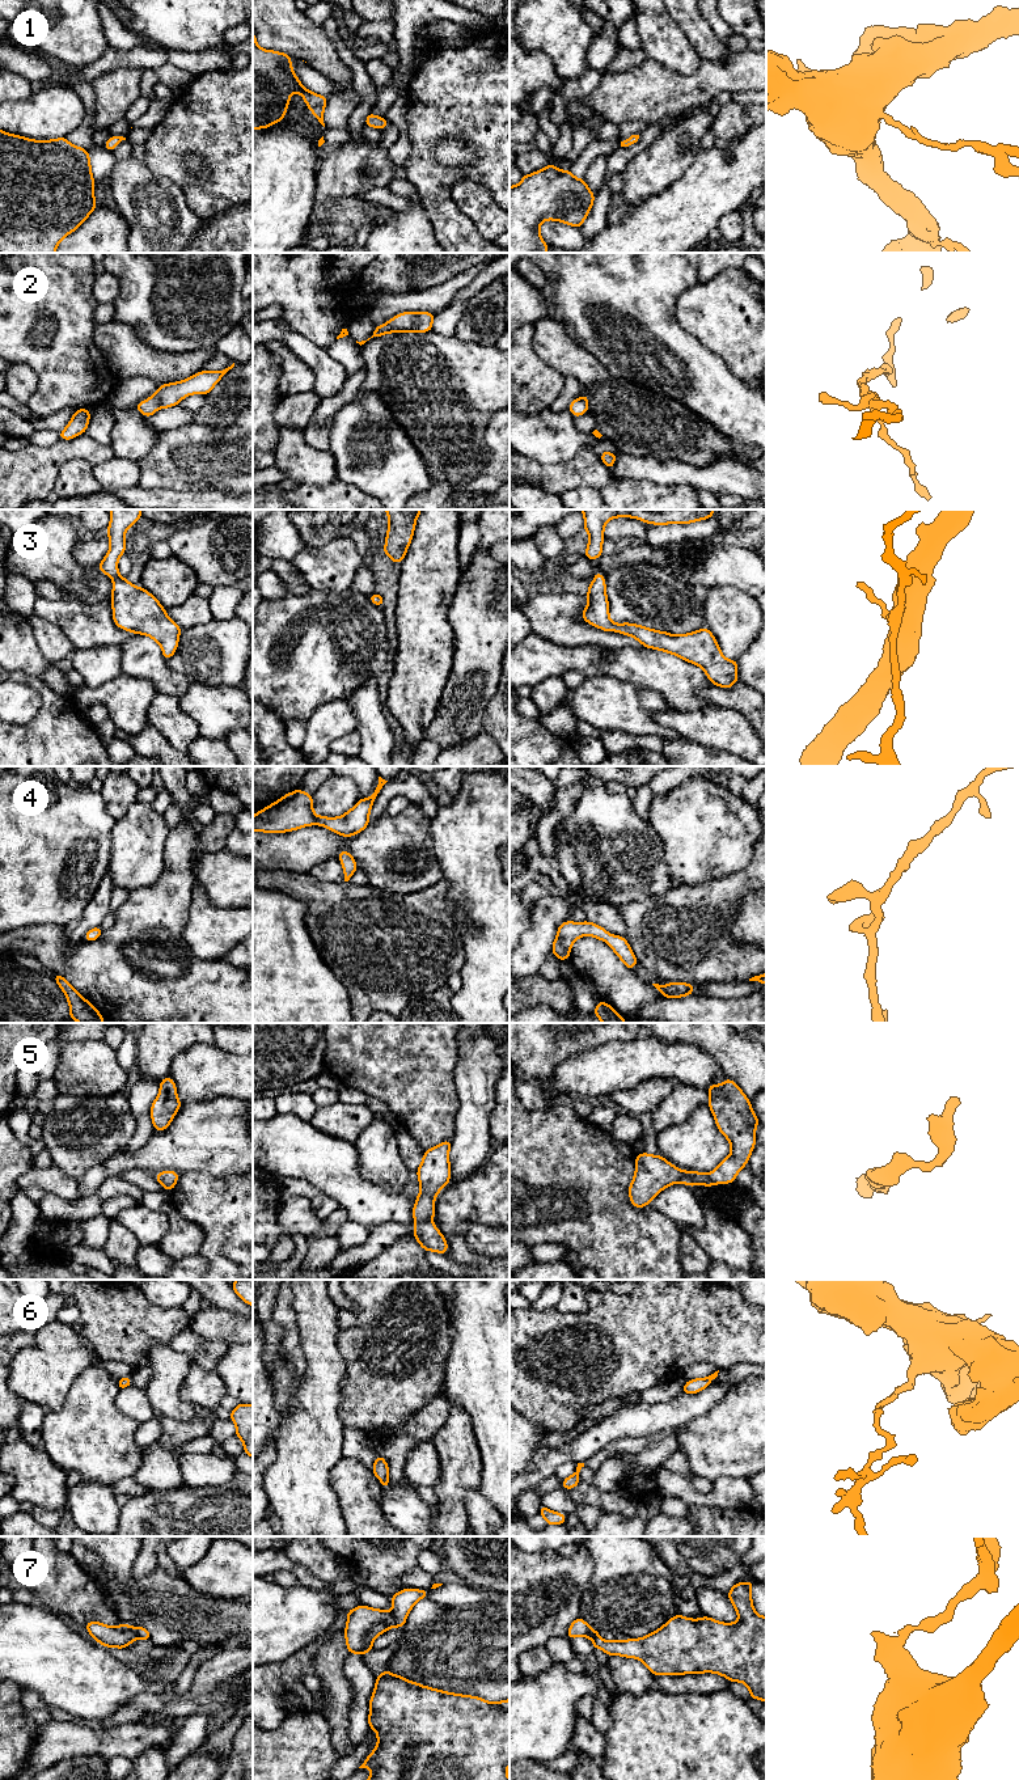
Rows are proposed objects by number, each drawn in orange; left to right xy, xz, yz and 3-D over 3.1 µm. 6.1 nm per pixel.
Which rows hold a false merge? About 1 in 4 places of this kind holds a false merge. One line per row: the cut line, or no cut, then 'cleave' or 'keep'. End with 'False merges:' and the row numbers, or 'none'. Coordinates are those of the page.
1: no cut; keep
2: no cut; keep
3: no cut; keep
4: no cut; keep
5: no cut; keep
6: no cut; keep
7: cut in xz along (390, 1613), (396, 1624); cleave
False merges: 7

